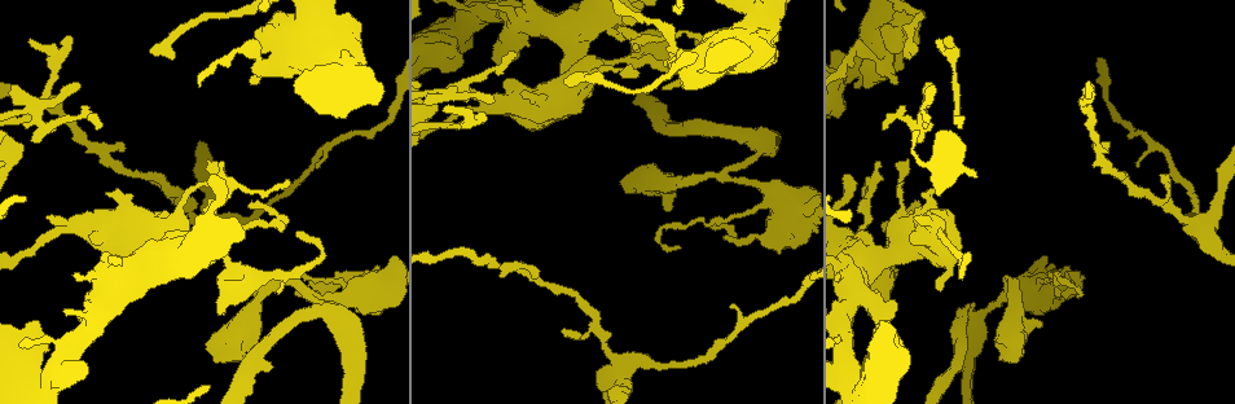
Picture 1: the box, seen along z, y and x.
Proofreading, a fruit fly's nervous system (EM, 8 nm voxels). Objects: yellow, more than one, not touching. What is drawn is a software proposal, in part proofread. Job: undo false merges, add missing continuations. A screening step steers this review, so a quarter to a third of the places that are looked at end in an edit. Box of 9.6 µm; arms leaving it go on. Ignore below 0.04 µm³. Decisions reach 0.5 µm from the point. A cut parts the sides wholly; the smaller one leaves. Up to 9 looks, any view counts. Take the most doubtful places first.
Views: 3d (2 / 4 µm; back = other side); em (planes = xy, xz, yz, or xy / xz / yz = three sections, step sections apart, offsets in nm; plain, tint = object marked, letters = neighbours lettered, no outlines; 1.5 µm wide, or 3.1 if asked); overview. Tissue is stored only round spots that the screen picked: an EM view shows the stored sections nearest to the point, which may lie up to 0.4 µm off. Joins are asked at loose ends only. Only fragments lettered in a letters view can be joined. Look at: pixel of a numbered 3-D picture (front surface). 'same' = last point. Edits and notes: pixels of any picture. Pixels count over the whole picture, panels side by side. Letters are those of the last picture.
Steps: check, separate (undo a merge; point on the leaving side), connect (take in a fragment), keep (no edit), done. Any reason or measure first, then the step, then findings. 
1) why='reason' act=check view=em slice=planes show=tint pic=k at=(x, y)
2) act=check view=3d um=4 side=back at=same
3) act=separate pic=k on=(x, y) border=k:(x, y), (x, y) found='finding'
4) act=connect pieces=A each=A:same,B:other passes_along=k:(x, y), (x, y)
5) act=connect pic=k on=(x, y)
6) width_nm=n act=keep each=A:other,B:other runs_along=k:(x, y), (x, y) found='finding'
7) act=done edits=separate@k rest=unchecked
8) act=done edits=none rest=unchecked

why='branch stops here' act=check view=em slice=xy step=4 show=letters pic=1 at=(510, 51)

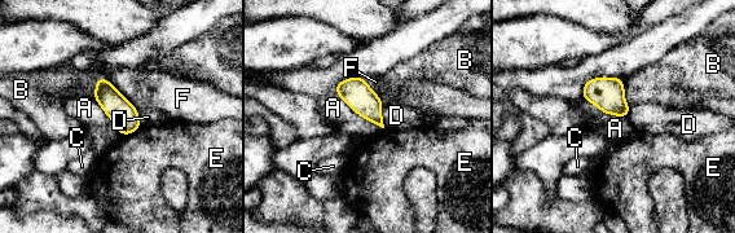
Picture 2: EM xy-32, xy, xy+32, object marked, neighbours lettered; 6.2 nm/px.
why='another direction' act=check view=em slice=xz step=8 show=letters at=same

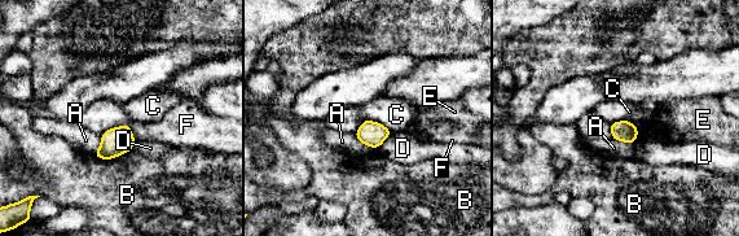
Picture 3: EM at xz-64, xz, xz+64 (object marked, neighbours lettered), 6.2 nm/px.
width_nm=130 act=keep each=A:other,B:other,C:other,D:other,E:other,F:other found='none of them fits'

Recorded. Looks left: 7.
why='sharp bend' act=check view=em slice=xz step=4 show=tint pic=1 at=(313, 302)

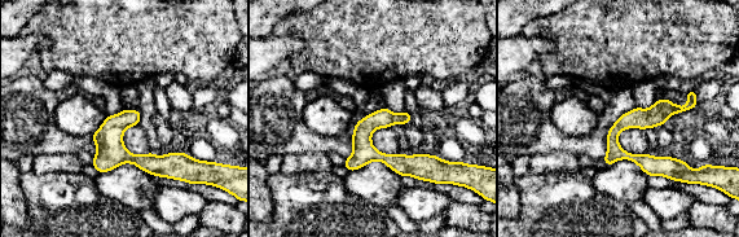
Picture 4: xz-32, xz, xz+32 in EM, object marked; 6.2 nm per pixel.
why='cut it another way' act=check view=em slice=planes show=tint at=same

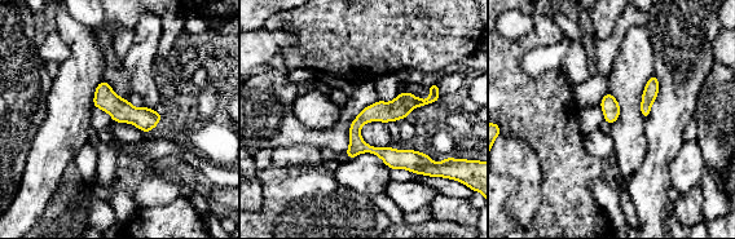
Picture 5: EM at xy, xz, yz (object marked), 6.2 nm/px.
why='see the neighbours' act=check view=em slice=planes show=letters at=same

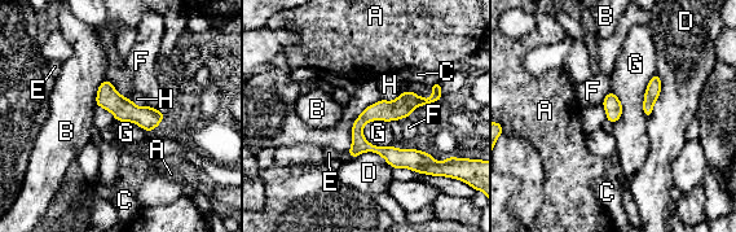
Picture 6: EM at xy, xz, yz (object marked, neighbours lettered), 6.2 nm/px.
longest_contact=D:300nm act=keep each=A:other,B:other,C:other,D:other,E:other,F:other,G:other,H:other found='continuous, no second neuron'

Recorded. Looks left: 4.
why='branch stops here' act=check view=em slice=planes show=plain pic=1 at=(207, 159)

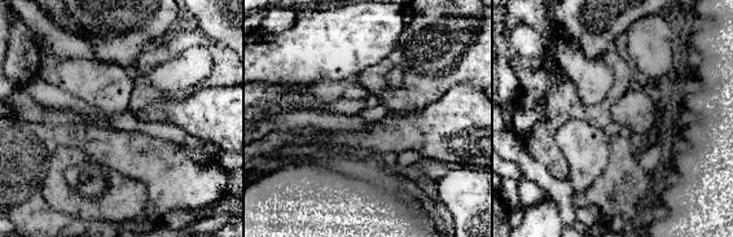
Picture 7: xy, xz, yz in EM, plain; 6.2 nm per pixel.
act=check view=em slice=planes show=tint at=same

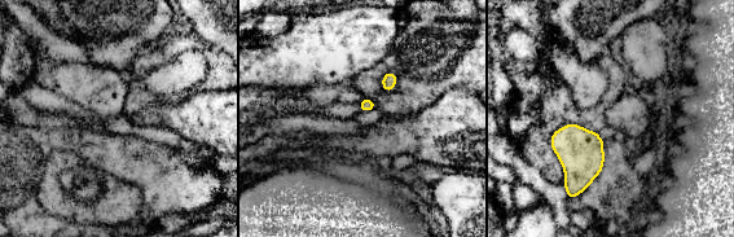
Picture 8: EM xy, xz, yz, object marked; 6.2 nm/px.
why='what lies round it' act=check view=em slice=planes show=letters at=same

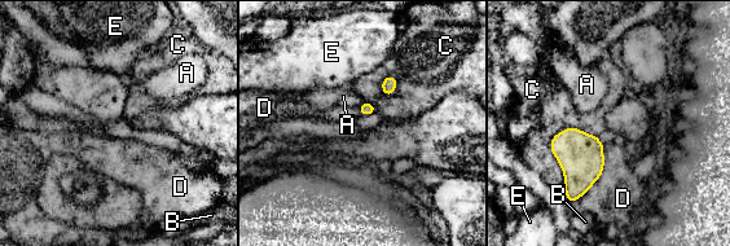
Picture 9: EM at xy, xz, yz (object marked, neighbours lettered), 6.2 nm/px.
width_nm=80 longest_contact=C:400nm act=keep each=A:other,B:other,C:other,D:other,E:other found='none of them fits'

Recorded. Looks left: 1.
act=done edits=none rest=unchecked

